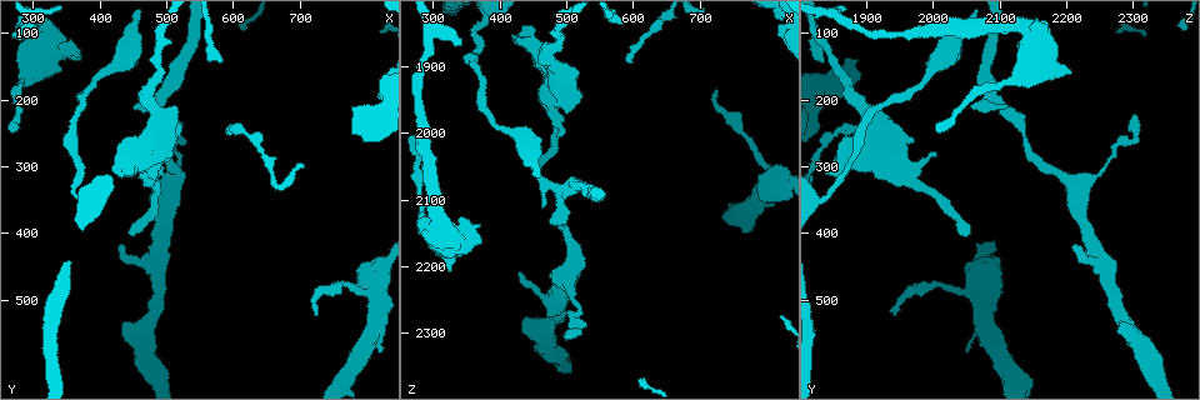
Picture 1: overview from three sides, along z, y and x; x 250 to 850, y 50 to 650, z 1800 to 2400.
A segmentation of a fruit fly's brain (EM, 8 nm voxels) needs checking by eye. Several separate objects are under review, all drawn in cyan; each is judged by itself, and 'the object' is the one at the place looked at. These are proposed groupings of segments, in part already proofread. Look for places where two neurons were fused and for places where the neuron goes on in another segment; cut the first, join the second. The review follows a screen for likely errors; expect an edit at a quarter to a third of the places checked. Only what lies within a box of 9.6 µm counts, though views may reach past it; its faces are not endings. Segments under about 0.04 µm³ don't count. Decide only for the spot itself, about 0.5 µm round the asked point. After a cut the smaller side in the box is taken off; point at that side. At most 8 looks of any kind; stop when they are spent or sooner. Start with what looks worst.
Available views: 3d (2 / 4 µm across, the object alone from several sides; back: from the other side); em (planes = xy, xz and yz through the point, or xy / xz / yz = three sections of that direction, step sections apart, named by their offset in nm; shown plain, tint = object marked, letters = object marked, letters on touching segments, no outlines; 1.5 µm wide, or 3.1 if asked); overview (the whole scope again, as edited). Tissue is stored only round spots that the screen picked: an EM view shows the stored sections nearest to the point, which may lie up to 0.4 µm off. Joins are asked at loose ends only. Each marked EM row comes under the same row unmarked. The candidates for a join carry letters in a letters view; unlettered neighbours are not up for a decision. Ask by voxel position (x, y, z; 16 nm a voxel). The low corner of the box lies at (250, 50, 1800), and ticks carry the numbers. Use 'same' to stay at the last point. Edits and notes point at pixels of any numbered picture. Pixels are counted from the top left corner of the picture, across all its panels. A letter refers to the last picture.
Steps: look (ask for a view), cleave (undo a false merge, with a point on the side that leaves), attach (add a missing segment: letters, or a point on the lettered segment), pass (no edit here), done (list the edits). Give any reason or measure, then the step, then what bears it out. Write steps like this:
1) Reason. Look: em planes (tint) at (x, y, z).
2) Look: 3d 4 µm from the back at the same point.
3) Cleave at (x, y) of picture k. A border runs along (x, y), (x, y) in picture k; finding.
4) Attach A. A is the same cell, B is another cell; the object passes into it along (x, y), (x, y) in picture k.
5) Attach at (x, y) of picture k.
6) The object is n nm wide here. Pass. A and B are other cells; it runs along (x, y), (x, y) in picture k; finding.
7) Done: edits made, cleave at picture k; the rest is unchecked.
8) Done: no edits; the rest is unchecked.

Branch stops here. Look: 3d 4 µm at (450, 405, 2050).

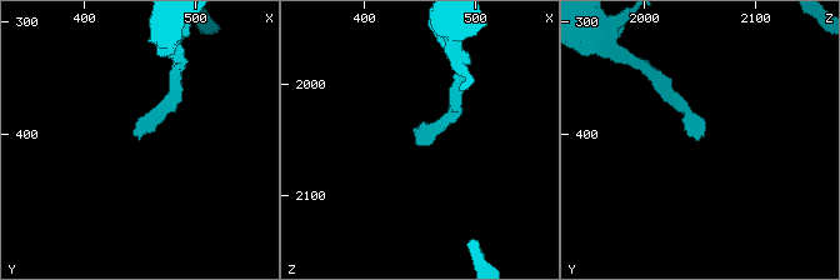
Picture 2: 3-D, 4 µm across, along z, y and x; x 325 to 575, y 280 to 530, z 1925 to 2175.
Shape alone is not enough. Look: em planes (tint) at (448, 408, 2050).

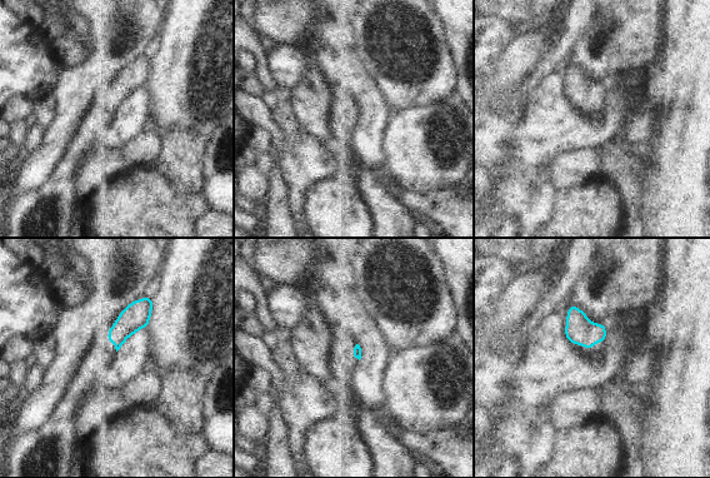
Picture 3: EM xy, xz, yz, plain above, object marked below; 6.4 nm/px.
Look: em planes (letters) at the same point.

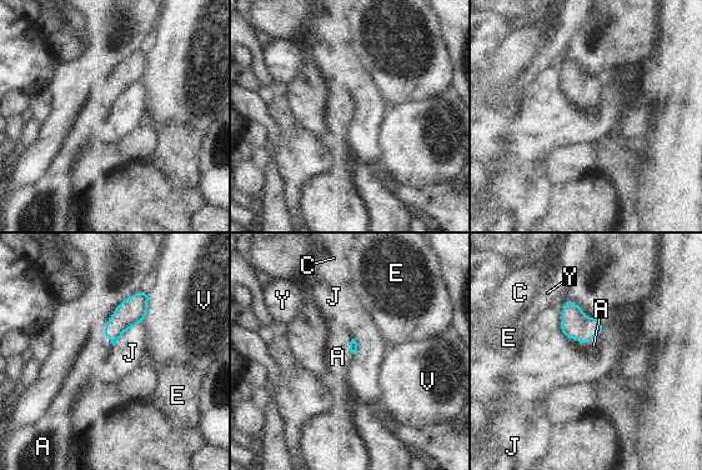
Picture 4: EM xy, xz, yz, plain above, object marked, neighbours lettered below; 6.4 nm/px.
Attach A. A is the same cell, C, E, J, V and Y are other cells; the object passes into it along (575, 324), (583, 343), (593, 345) in picture 4; it goes on there.

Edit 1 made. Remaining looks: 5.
End of a long branch. Look: em planes (letters) at (725, 520, 1940).

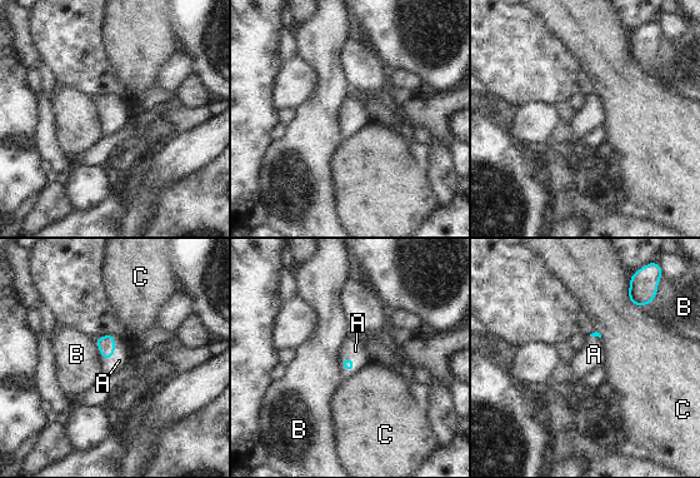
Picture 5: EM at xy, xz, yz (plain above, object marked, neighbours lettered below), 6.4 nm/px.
Attach A. A is the same cell, B and C are other cells; the neuron continues.

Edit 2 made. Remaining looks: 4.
See it whole again. Look: overview.

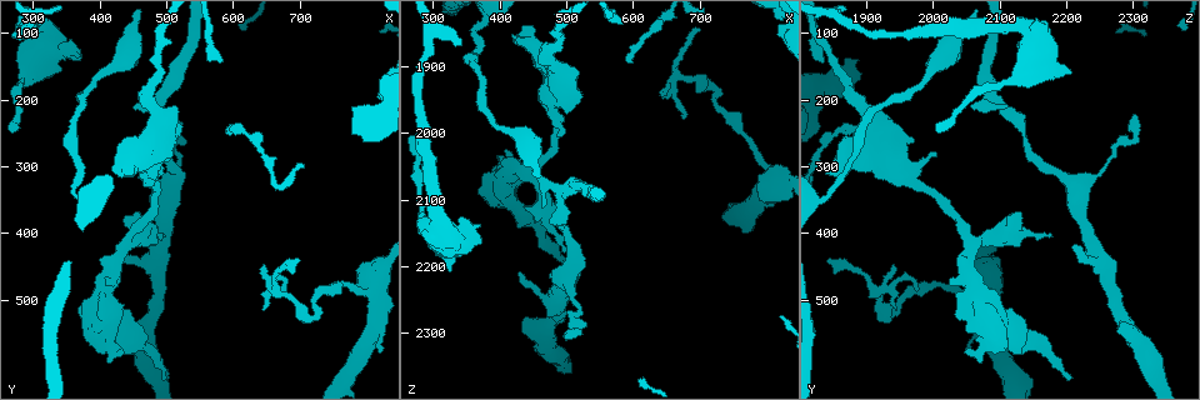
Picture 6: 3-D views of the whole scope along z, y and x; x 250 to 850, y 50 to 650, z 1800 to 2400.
Look: em yz step 8 (letters) at (370, 125, 2140).

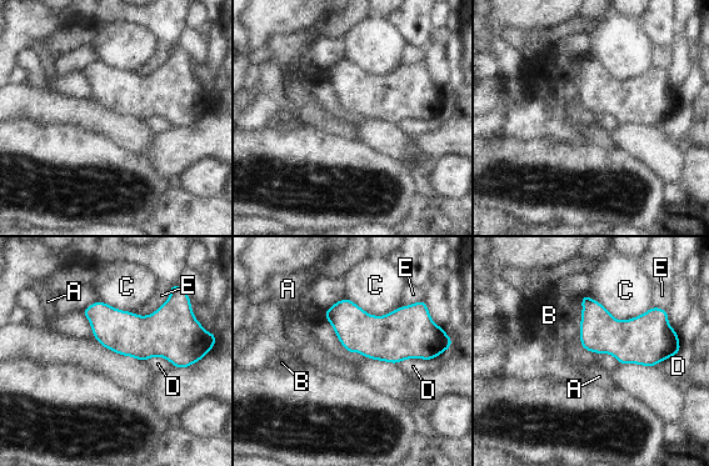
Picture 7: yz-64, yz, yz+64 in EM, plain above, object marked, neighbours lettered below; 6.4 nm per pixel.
Cut it another way. Look: em planes (letters) at the same point.

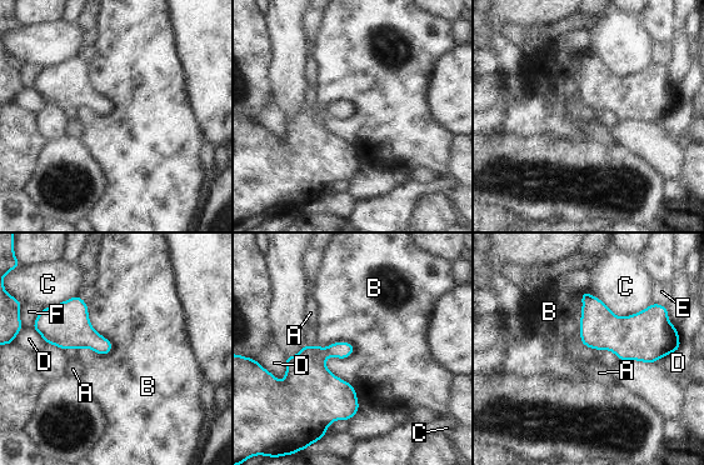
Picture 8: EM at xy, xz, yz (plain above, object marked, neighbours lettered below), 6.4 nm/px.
Pass. A, B, C, D, E and F are other cells; a border runs along (316, 343), (357, 391) in picture 8; no lettered segment goes on from it.

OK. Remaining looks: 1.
Done: edits made, attach at picture 4, attach at picture 5; the rest is unchecked.

